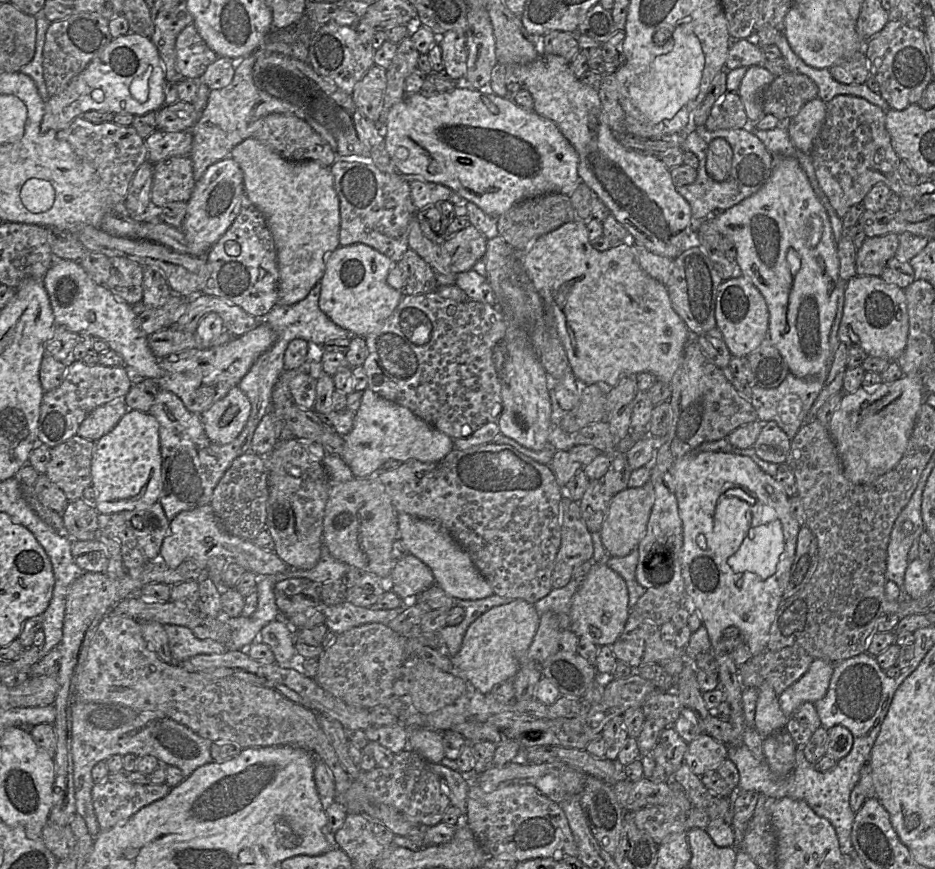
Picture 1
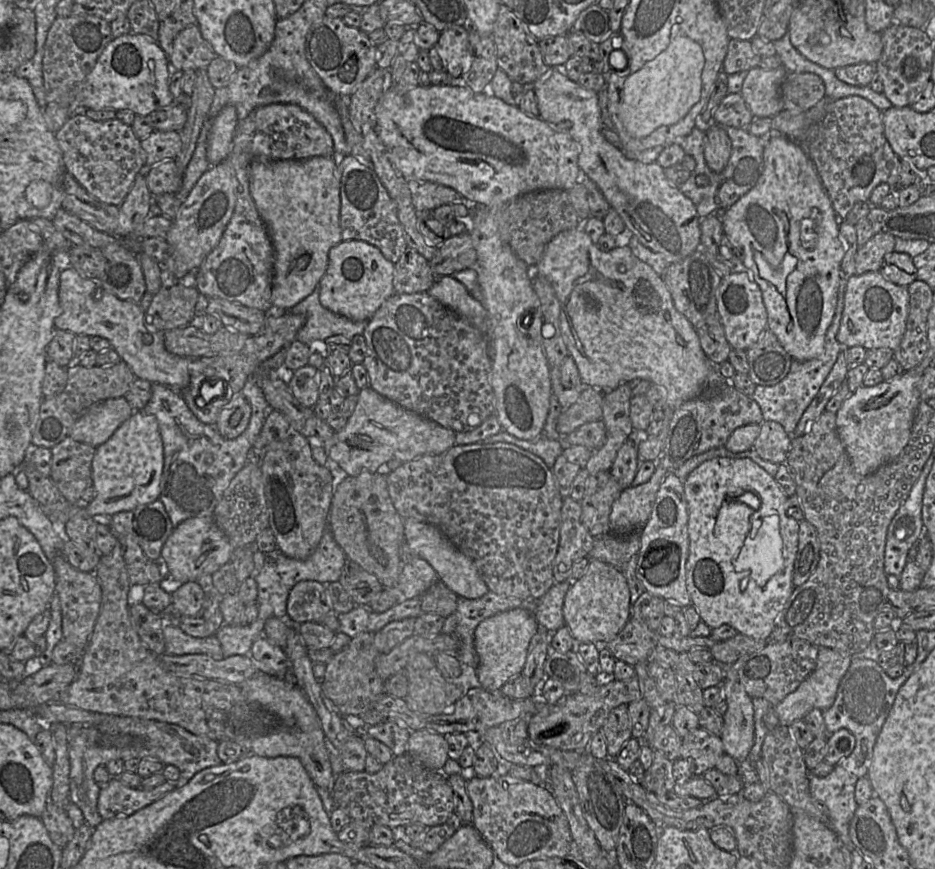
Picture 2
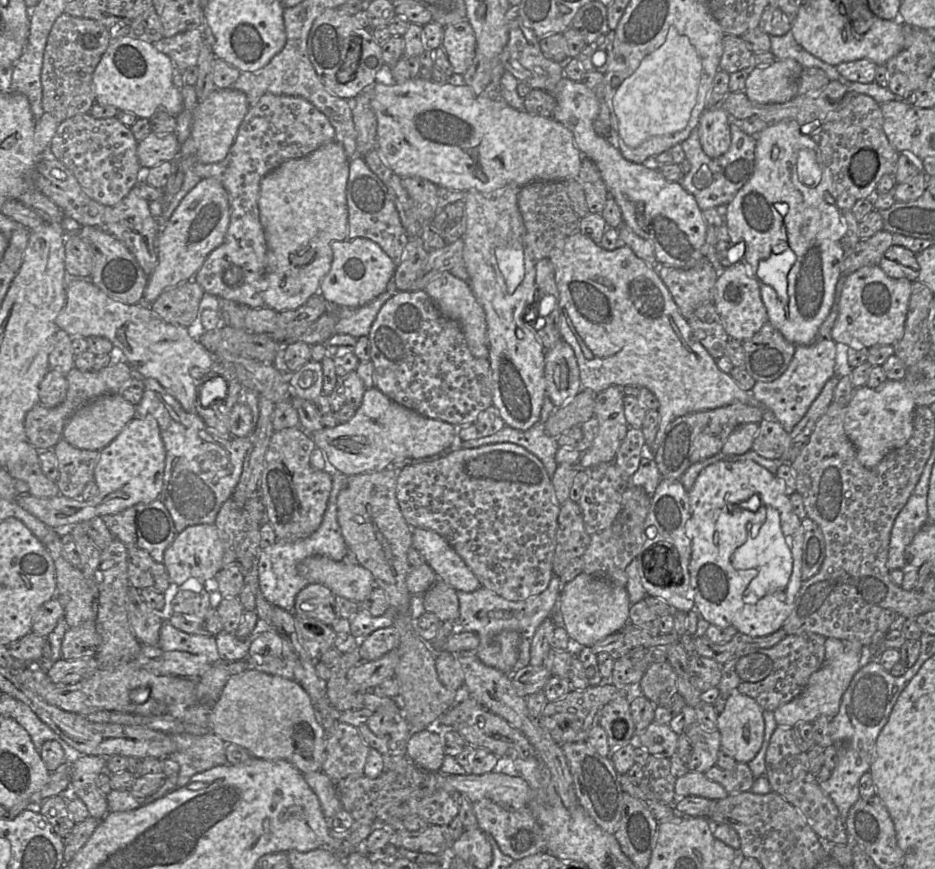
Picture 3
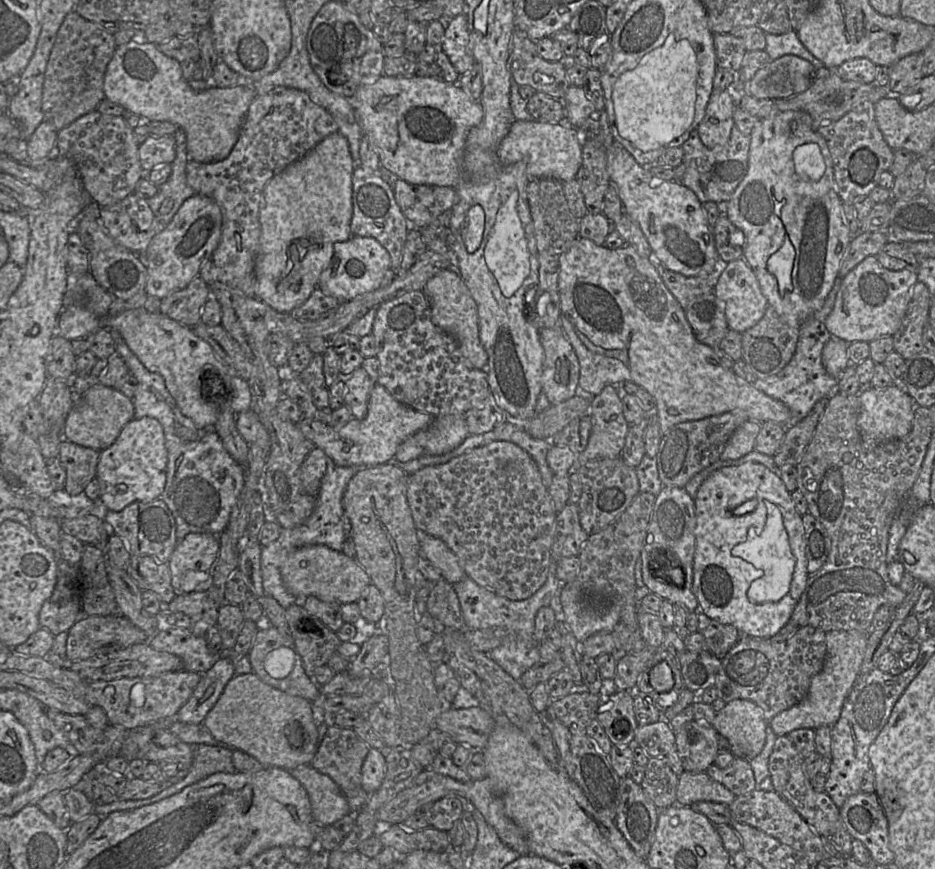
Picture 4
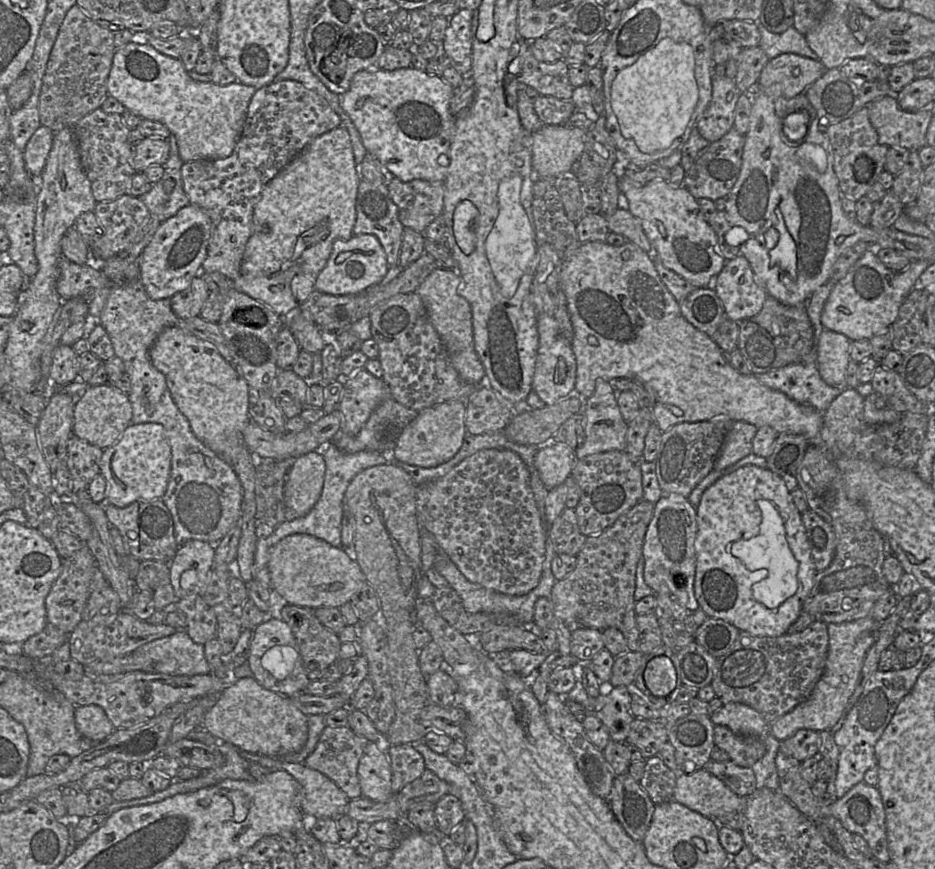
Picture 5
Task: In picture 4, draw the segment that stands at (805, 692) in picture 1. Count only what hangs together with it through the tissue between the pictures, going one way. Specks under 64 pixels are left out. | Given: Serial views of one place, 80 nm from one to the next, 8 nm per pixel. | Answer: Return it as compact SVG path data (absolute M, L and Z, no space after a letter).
M832 630L826 633L827 654L822 670L810 684L807 696L796 705L777 714L770 726L777 736L786 736L801 728L832 727L840 718L843 704L856 684L866 652L868 635L856 630Z

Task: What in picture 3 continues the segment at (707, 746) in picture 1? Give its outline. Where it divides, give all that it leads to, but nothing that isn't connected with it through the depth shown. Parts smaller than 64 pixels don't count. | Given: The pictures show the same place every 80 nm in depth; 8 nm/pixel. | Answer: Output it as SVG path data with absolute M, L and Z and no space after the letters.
M693 723L678 735L677 754L689 771L705 773L716 765L721 750L721 734Z

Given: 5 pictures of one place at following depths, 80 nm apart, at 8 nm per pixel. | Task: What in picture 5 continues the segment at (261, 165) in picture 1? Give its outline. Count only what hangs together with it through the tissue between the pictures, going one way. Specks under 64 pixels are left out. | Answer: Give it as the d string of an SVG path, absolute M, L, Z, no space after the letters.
M337 127L307 144L264 185L254 206L253 232L246 244L240 274L233 280L233 287L262 302L279 316L298 311L315 290L316 279L327 264L334 241L347 241L354 236L360 181L360 167L355 163L351 138L345 128Z

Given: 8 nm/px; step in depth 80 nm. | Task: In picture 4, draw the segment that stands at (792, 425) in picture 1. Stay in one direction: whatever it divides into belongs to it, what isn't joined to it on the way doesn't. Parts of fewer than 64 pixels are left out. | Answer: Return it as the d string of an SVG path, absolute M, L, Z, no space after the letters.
M837 277L823 306L801 324L796 351L789 363L777 374L766 379L757 378L753 384L757 390L775 400L781 401L789 408L791 418L790 424L786 425L786 428L804 419L819 400L830 398L838 393L838 379L829 375L825 370L822 364L822 350L831 337L825 326L825 320L834 307L836 295L841 284L842 279Z

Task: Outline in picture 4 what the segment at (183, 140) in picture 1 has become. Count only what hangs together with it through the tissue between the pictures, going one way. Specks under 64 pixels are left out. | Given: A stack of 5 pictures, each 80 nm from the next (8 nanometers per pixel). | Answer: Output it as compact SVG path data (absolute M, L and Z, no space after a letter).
M149 134L138 146L138 159L143 173L160 164L171 164L174 158L173 135L153 136Z

